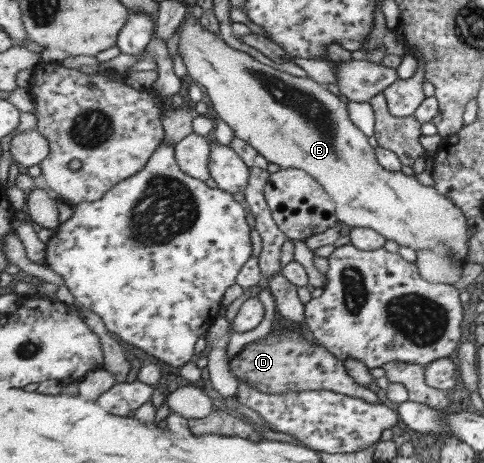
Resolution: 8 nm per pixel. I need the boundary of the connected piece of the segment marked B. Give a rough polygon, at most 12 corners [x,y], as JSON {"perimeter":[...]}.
{"perimeter":[[197,19],[194,86],[338,220],[465,260],[457,205],[381,166],[348,104]]}

